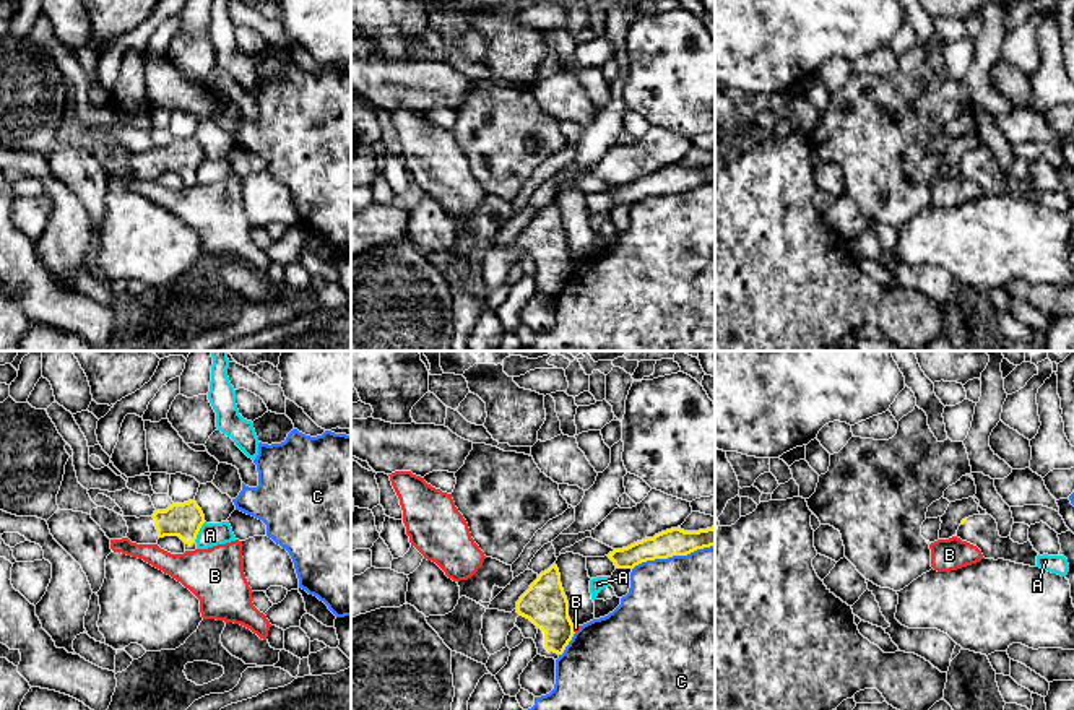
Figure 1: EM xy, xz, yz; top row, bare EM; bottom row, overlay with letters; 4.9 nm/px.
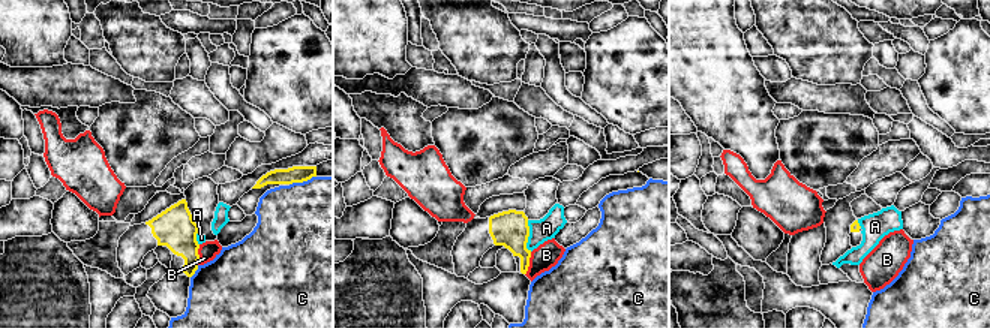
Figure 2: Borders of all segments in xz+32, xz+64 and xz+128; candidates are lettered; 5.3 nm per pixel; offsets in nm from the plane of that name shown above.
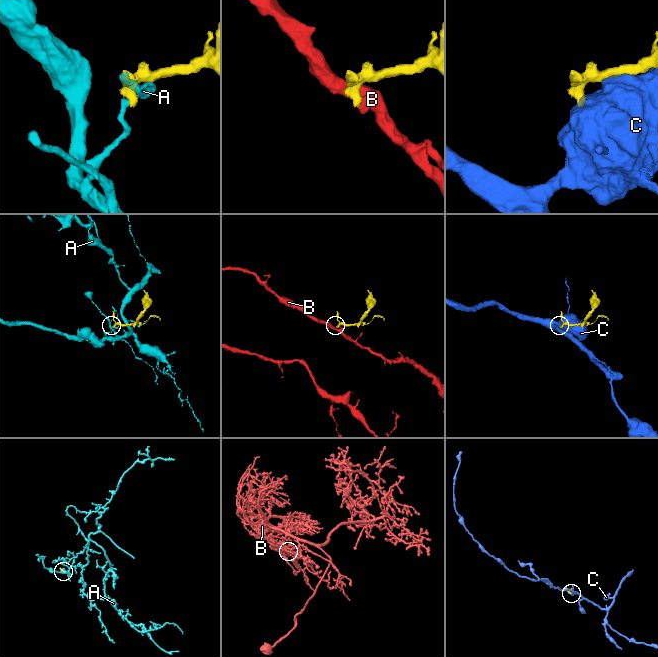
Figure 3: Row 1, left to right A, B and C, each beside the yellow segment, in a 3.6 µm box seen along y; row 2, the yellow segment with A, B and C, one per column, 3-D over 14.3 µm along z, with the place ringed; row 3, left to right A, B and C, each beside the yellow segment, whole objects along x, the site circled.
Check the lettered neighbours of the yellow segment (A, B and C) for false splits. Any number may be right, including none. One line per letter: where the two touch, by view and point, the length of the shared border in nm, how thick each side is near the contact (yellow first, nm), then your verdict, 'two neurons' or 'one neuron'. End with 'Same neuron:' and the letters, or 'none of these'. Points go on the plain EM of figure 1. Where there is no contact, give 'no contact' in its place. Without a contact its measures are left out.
A: xy (199, 166) | 110 nm | 170/120 nm | two neurons
B: xz (572, 265) | 40 nm | 220/30 nm | two neurons
C: xz (673, 190) | 420 nm | 140/480 nm | two neurons
Same neuron: none of these

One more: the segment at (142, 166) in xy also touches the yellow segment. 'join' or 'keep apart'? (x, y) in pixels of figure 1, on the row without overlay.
join

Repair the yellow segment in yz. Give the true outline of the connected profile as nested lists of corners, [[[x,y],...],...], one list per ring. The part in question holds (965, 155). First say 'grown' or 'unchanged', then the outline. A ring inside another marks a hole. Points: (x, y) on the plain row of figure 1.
grown; [[[973,151],[962,156],[957,174],[977,182],[985,195],[1004,195],[1016,200],[1035,203],[1038,188],[1032,179],[1014,179],[1011,172],[1001,174],[998,159],[991,151]]]

